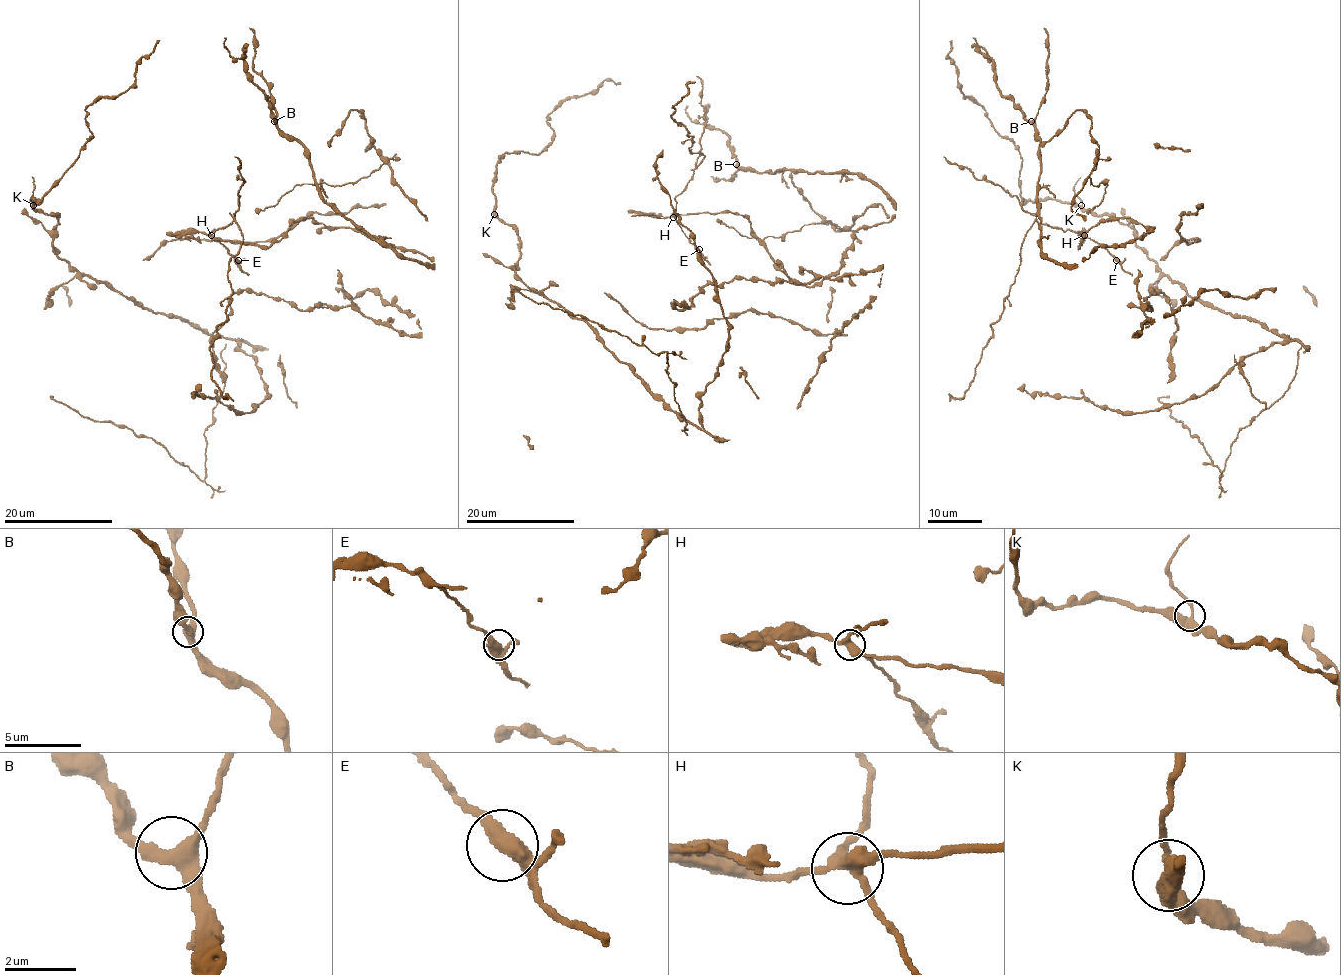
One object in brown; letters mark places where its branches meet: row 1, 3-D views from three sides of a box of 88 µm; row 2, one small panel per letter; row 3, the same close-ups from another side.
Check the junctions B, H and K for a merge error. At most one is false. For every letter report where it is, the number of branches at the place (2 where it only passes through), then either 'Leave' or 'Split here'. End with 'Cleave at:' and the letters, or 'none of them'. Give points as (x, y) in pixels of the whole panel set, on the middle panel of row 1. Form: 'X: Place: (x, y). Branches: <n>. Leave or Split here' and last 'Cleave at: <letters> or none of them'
B: Place: (736, 164). Branches: 3. Leave
H: Place: (673, 217). Branches: 4. Split here
K: Place: (494, 214). Branches: 3. Leave
Cleave at: H

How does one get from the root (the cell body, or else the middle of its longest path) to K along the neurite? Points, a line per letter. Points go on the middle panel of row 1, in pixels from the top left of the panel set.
K: (659, 157), (656, 178), (712, 276), (728, 326), (699, 427), (583, 320), (518, 278), (518, 234), (494, 214)

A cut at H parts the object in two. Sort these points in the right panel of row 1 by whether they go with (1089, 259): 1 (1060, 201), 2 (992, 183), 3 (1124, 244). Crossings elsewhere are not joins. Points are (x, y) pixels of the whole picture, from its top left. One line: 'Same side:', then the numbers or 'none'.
Same side: 1, 3

